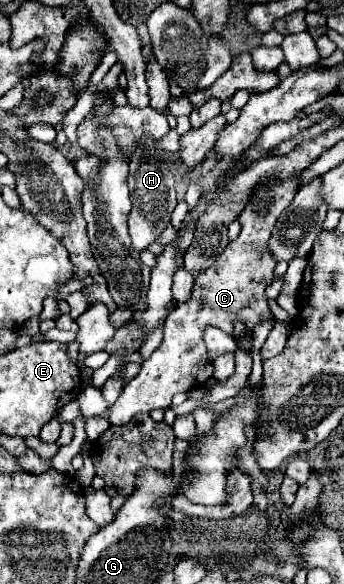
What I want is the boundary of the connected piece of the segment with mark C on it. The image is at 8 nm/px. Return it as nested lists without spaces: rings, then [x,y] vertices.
[[[295,178],[287,182],[265,182],[251,196],[247,208],[239,216],[243,226],[237,240],[233,240],[223,254],[217,256],[215,264],[209,266],[195,278],[191,298],[185,304],[179,304],[175,312],[165,320],[165,334],[161,346],[141,364],[139,374],[129,380],[113,406],[109,406],[109,424],[123,426],[139,412],[151,412],[153,408],[169,408],[171,398],[177,392],[187,392],[191,388],[203,386],[211,374],[213,366],[207,356],[203,342],[203,330],[207,326],[217,326],[223,332],[231,334],[241,346],[251,342],[253,328],[271,318],[271,310],[265,298],[265,288],[273,280],[273,268],[277,260],[267,250],[267,240],[279,218],[279,214],[293,202],[297,194]]]

